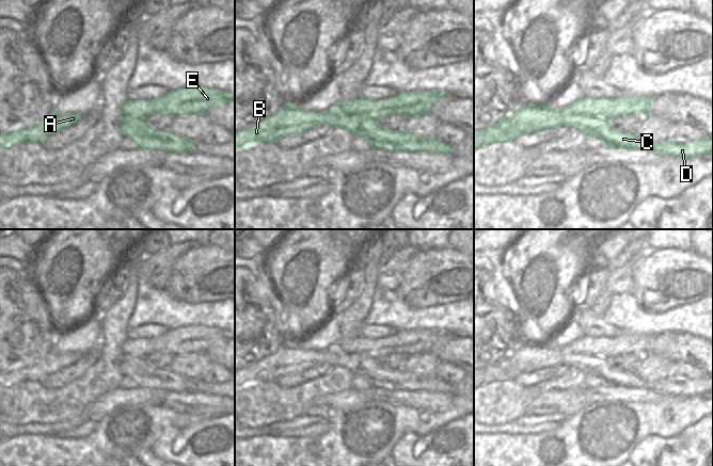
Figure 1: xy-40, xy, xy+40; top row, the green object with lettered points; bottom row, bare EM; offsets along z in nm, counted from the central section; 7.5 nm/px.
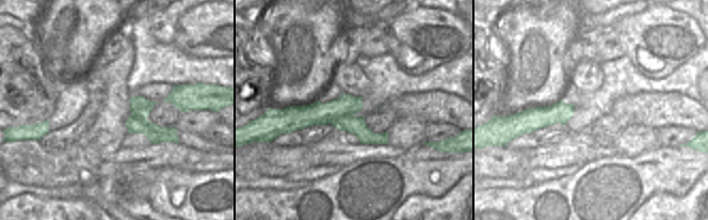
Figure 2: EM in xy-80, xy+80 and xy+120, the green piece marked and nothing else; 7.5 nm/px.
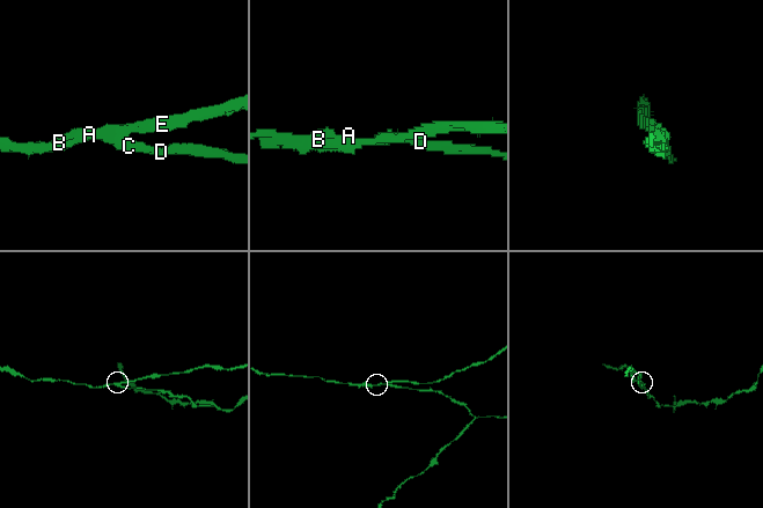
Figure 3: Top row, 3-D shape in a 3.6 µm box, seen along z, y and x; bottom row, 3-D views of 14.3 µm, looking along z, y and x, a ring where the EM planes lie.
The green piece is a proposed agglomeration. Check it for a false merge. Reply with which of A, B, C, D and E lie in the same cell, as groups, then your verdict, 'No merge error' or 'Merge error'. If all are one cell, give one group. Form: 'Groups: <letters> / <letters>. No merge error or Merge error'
Groups: A B C D / E. Merge error.

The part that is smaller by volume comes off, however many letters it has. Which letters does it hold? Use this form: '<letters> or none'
E.

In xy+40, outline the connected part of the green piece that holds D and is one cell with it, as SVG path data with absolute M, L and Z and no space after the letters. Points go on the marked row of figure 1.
M575 102L560 110L548 106L517 107L517 110L501 122L474 132L474 149L507 143L516 139L556 126L567 126L597 136L606 147L650 149L663 156L691 158L713 154L713 136L704 134L697 141L676 143L661 141L652 145L644 143L634 132L622 132L611 127L607 117L592 117L588 111L580 111Z

